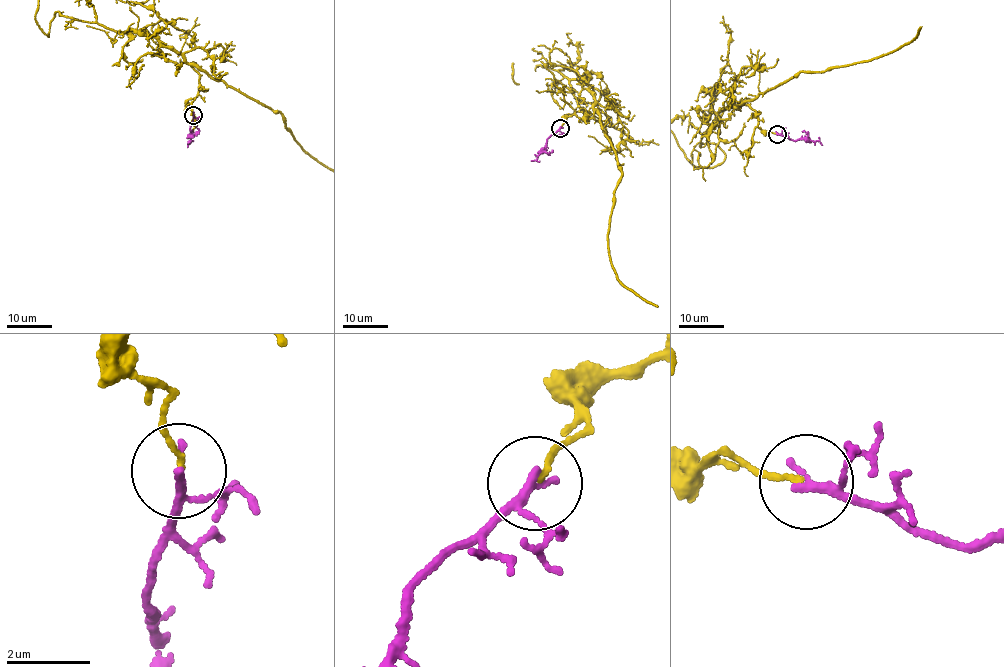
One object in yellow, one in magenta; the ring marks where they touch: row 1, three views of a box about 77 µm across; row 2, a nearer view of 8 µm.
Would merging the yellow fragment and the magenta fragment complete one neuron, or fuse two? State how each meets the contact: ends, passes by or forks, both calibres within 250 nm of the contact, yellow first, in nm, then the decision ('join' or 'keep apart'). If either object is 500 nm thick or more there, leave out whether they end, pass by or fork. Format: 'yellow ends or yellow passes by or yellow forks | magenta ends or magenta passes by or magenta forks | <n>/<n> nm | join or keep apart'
yellow ends | magenta passes by | 100/170 nm | keep apart

